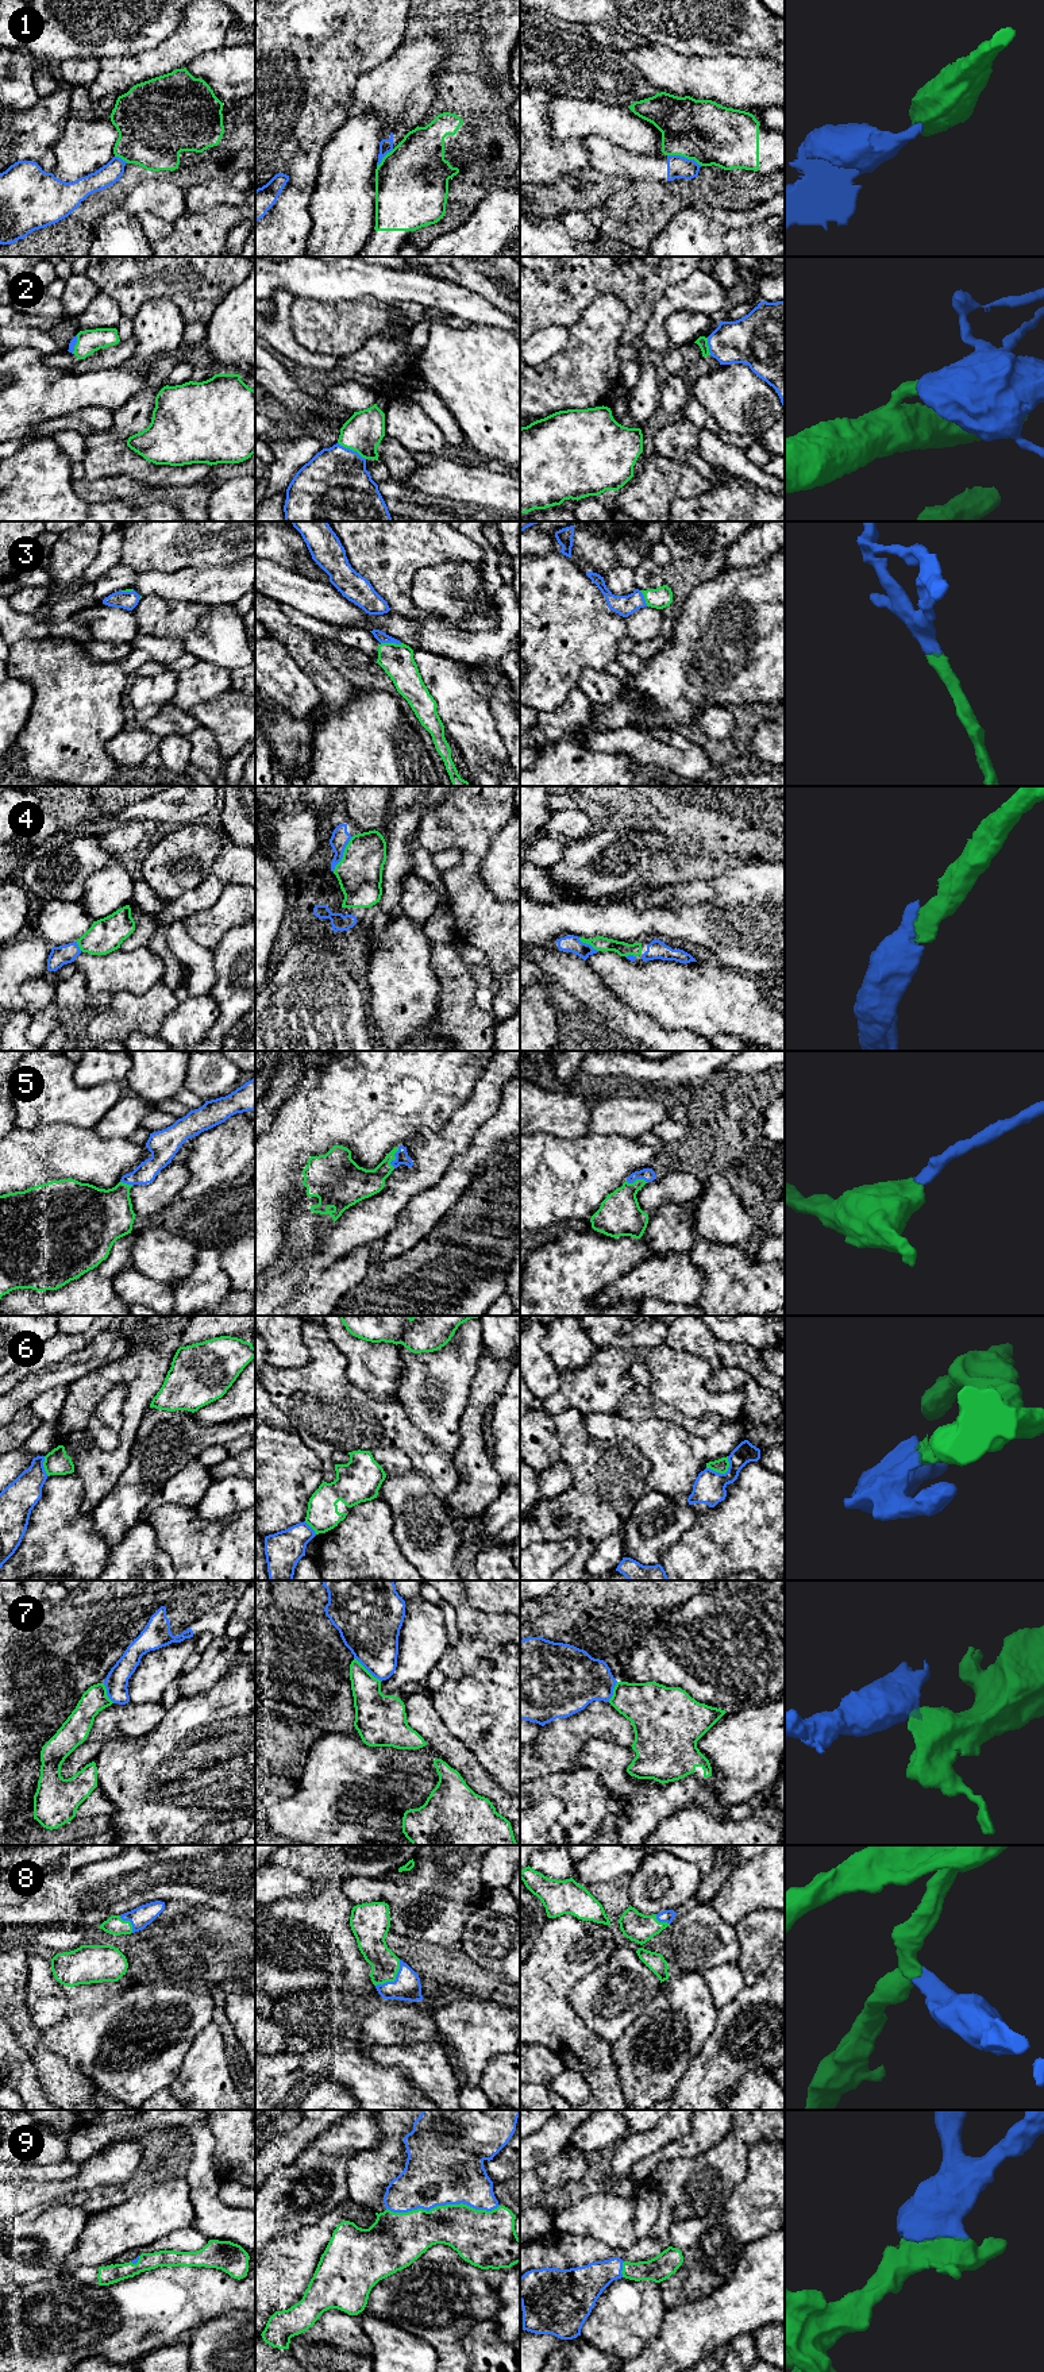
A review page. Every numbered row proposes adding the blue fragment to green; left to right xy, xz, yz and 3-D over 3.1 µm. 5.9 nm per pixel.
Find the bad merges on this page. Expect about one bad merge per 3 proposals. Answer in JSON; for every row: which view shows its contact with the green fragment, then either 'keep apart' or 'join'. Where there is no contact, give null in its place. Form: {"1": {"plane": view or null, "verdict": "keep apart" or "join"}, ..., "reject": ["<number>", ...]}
{"1": {"plane": "yz", "verdict": "keep apart"}, "2": {"plane": "xz", "verdict": "join"}, "3": {"plane": "xz", "verdict": "join"}, "4": {"plane": "xz", "verdict": "join"}, "5": {"plane": "xz", "verdict": "join"}, "6": {"plane": "yz", "verdict": "keep apart"}, "7": {"plane": "xz", "verdict": "keep apart"}, "8": {"plane": "xz", "verdict": "join"}, "9": {"plane": "xz", "verdict": "join"}, "reject": ["1", "6", "7"]}

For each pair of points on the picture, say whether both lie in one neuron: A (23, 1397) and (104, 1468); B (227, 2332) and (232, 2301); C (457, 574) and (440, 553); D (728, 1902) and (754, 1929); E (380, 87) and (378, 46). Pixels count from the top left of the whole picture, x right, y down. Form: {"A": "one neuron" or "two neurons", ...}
{"A": "one neuron", "B": "two neurons", "C": "two neurons", "D": "two neurons", "E": "two neurons"}

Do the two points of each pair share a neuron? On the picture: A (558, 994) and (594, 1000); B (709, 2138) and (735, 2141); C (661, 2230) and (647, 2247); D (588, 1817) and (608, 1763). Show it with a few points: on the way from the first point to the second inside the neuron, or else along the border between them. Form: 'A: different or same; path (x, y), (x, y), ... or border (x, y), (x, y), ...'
A: different; border (549, 977), (586, 1009)
B: different; border (734, 2124), (723, 2140), (697, 2157)
C: same; path (661, 2236), (661, 2240), (653, 2245)
D: different; border (582, 1767), (590, 1768), (611, 1794)

